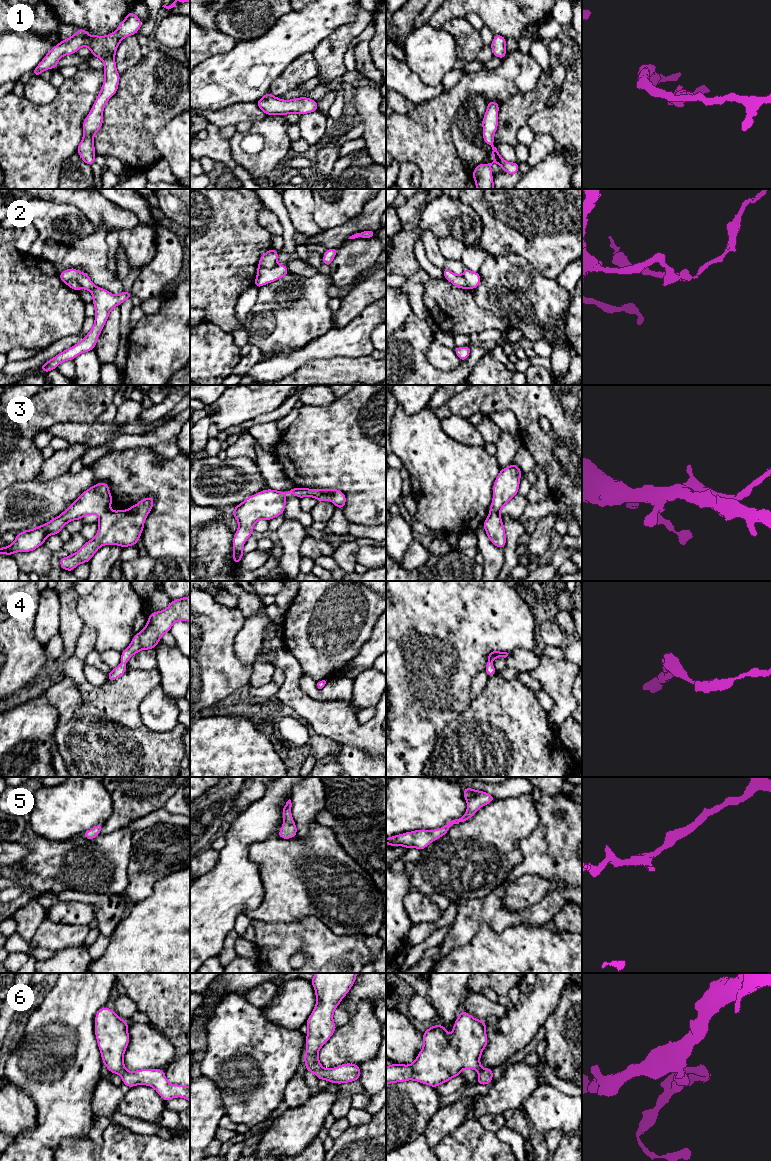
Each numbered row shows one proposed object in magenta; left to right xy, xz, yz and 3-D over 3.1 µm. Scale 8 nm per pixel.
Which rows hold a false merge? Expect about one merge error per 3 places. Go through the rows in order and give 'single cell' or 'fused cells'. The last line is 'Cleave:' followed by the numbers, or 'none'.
1: single cell
2: fused cells
3: fused cells
4: single cell
5: single cell
6: single cell
Cleave: 2, 3

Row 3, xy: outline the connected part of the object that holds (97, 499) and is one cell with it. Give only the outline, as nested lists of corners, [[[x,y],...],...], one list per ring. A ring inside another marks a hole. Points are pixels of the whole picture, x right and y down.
[[[105,482],[97,483],[85,490],[58,517],[52,518],[46,524],[28,529],[16,534],[15,541],[8,547],[0,547],[0,553],[11,556],[16,552],[31,552],[44,545],[49,535],[58,535],[65,525],[73,520],[81,520],[86,515],[102,514],[110,511],[112,496],[109,486]]]

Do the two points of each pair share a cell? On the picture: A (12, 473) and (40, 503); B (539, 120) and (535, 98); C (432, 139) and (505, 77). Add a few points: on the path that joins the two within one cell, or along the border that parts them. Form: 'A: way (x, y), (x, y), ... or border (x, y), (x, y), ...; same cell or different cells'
A: border (37, 477), (31, 480), (16, 481), (10, 485); different cells
B: border (546, 106), (534, 112), (526, 123); different cells
C: way (437, 117), (470, 84), (483, 83); same cell

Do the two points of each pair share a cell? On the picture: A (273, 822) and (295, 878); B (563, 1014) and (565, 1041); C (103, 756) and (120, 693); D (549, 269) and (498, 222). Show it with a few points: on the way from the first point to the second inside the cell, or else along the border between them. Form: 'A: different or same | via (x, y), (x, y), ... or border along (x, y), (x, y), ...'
A: different | border along (277, 832), (255, 842)
B: same | via (565, 1021), (565, 1034)
C: same | via (104, 740), (104, 721), (112, 709)
D: same | via (536, 256), (511, 231)

